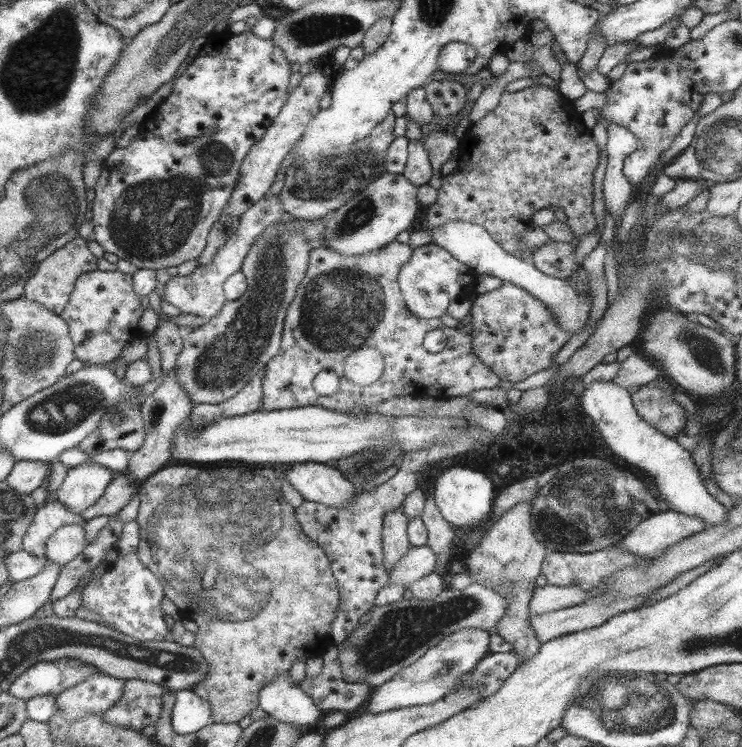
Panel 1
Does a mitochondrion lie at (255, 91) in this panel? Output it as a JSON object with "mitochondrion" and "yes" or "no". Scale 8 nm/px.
{"mitochondrion":"no"}

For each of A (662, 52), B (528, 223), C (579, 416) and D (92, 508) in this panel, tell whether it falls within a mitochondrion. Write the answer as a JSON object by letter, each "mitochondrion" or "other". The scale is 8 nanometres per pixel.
{"A":"other","B":"other","C":"other","D":"other"}

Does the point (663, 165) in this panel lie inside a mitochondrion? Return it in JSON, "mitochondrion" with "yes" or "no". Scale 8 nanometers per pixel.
{"mitochondrion":"no"}

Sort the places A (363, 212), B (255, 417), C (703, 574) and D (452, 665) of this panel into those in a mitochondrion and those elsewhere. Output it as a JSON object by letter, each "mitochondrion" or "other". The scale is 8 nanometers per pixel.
{"A":"mitochondrion","B":"other","C":"other","D":"mitochondrion"}

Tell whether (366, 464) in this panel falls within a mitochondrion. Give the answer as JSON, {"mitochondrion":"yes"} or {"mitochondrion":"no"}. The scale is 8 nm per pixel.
{"mitochondrion":"yes"}

